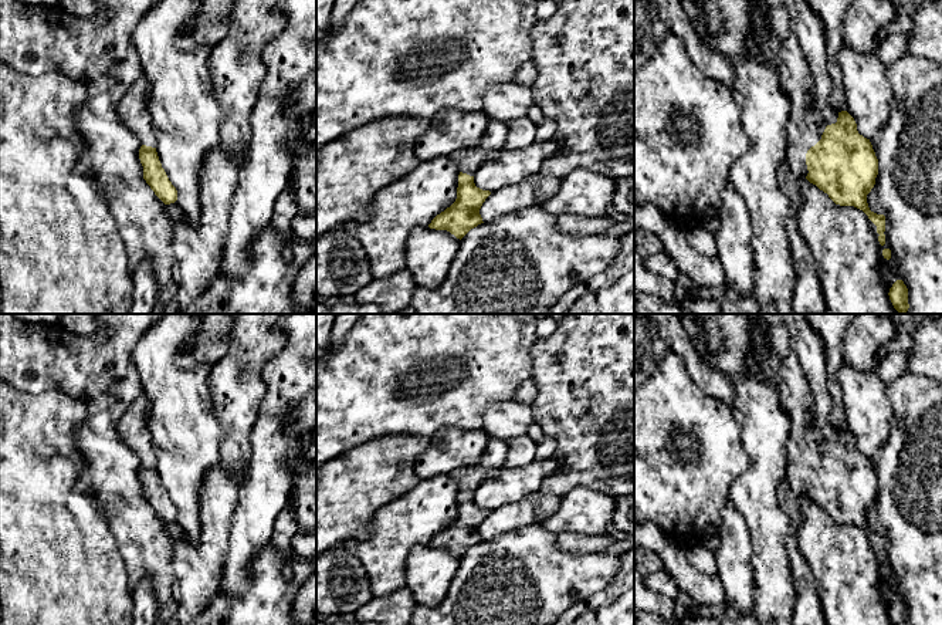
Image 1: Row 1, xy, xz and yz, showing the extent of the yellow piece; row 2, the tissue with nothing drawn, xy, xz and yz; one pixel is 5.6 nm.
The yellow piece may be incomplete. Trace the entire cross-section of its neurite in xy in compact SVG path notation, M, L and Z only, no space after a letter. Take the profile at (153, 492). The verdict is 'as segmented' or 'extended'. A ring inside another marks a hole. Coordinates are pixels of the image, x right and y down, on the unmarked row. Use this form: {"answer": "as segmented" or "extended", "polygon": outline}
{"answer": "extended", "polygon": "M142 392L118 422L118 432L140 457L139 477L143 484L143 497L165 523L170 523L177 518L177 509L169 499L156 470L156 447L148 429L146 408L148 398Z"}

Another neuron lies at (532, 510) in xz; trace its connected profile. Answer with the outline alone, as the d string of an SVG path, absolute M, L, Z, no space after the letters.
M536 491L519 501L494 509L480 527L484 541L494 540L505 533L541 524L560 506L560 497Z

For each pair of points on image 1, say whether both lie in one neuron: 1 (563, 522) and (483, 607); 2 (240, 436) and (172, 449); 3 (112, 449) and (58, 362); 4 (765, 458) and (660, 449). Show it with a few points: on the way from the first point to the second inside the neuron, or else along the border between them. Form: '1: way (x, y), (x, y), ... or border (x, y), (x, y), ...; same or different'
1: border (539, 524), (556, 534); different
2: border (213, 408), (224, 429), (222, 460); different
3: way (102, 426), (102, 402), (81, 381); same
4: border (739, 424), (749, 466), (729, 485); different

